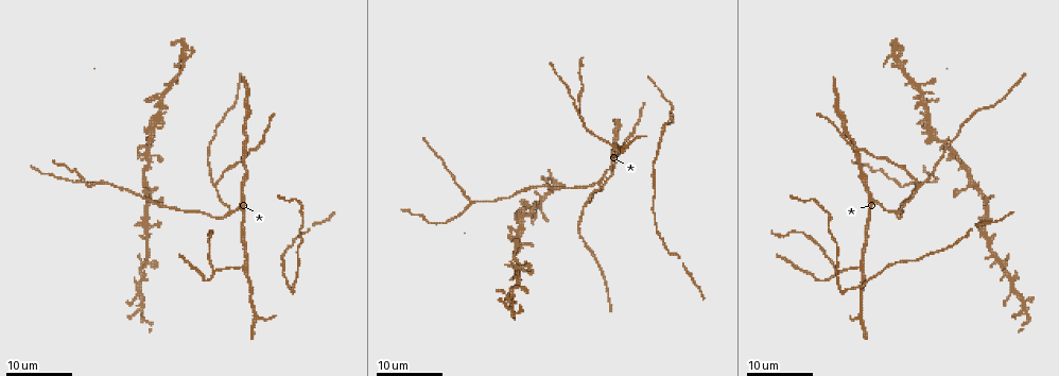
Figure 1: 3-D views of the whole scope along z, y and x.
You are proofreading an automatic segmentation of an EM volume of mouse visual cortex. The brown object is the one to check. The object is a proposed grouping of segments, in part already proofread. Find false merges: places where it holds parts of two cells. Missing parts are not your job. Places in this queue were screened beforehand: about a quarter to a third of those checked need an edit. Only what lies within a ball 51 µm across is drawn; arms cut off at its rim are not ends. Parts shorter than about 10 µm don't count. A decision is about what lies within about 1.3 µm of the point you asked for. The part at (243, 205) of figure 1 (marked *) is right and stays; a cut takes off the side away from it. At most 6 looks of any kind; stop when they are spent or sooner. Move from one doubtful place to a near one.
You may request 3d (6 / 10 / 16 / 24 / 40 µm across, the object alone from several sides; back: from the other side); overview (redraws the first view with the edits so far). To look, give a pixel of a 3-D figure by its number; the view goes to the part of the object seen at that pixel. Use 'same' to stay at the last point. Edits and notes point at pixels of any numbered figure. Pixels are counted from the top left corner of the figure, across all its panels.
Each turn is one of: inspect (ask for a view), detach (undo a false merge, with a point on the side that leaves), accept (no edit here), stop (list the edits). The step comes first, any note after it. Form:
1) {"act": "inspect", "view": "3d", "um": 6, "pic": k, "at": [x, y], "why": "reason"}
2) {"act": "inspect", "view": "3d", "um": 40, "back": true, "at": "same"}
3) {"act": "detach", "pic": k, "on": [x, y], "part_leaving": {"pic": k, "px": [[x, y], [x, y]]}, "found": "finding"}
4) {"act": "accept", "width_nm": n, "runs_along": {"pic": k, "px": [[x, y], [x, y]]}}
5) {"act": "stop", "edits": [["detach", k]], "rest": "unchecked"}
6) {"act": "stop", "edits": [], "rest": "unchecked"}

{"act": "inspect", "view": "3d", "um": 24, "pic": 1, "at": [919, 185], "why": "arms part here"}

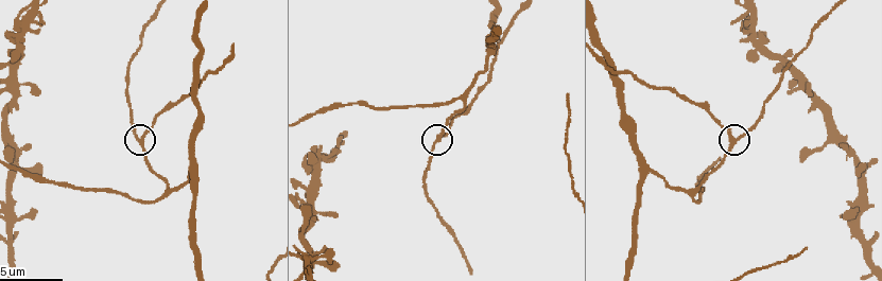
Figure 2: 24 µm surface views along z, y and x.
{"act": "inspect", "view": "3d", "um": 6, "pic": 2, "at": [141, 137]}

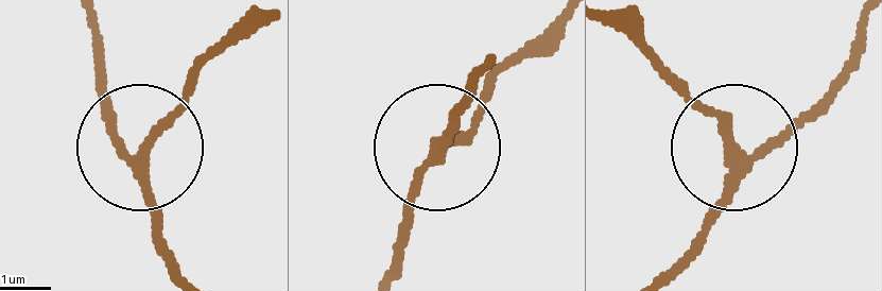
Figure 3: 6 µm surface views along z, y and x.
{"act": "accept", "width_nm": 210, "found": "one cell here"}

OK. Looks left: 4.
{"act": "inspect", "view": "3d", "um": 6, "pic": 2, "at": [691, 196], "why": "side arm on a straight run"}

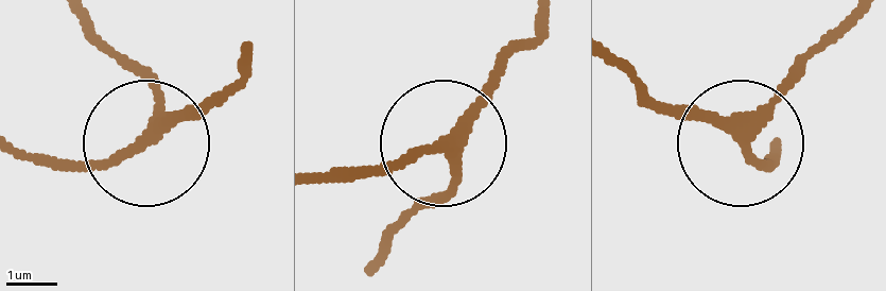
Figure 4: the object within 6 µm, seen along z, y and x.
{"act": "accept", "width_nm": 210, "runs_along": {"pic": 4, "px": [[243, 58], [151, 139], [158, 97], [138, 63]]}, "found": "continuous, no second cell"}

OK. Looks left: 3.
{"act": "inspect", "view": "3d", "um": 16, "pic": 1, "at": [244, 267]}

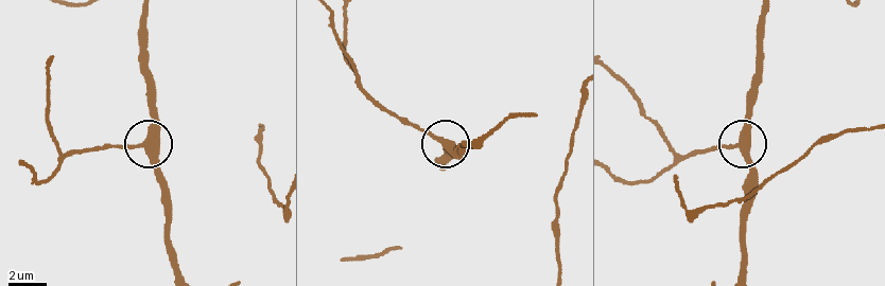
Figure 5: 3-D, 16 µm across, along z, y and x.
{"act": "inspect", "view": "3d", "um": 6, "pic": 5, "at": [440, 139]}

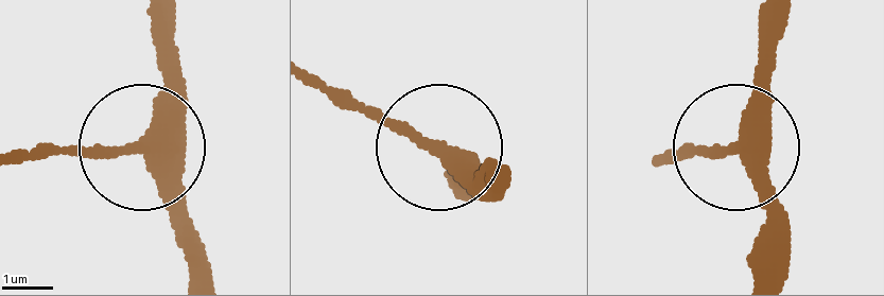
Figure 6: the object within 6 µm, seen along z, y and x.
{"act": "accept", "width_nm": 360, "runs_along": {"pic": 6, "px": [[783, 20], [758, 122], [733, 148], [674, 148]]}, "found": "one cell here"}

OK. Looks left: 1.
{"act": "stop", "edits": [], "rest": "unchecked"}

